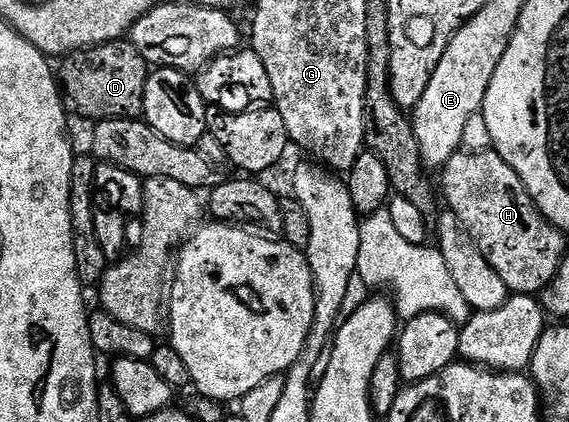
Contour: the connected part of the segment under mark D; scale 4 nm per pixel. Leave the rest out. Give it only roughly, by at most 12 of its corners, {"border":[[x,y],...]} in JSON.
{"border":[[128,40],[57,63],[67,115],[142,118],[151,67]]}

